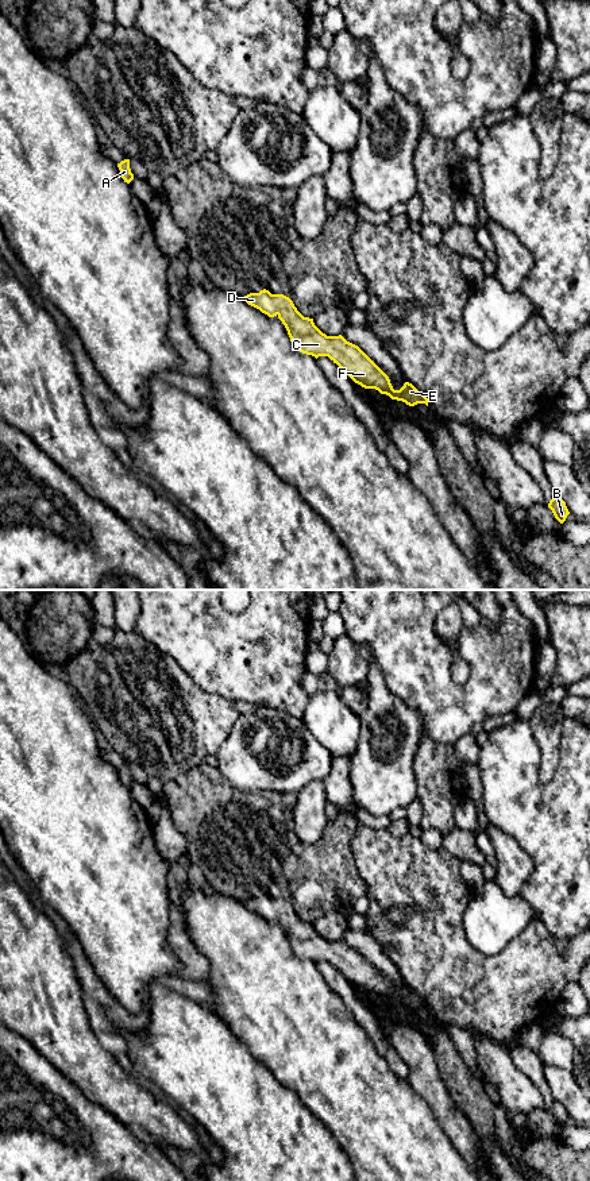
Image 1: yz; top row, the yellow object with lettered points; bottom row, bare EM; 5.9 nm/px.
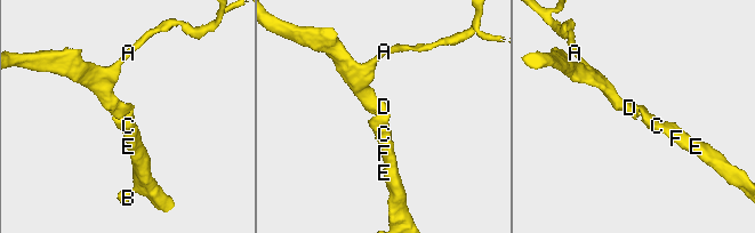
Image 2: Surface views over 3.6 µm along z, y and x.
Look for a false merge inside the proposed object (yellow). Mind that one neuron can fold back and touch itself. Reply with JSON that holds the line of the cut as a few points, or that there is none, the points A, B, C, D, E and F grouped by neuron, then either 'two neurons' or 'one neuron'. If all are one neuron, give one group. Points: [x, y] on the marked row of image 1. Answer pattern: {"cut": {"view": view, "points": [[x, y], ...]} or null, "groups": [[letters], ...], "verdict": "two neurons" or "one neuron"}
{"cut": null, "groups": [["A", "B", "C", "D", "E", "F"]], "verdict": "one neuron"}

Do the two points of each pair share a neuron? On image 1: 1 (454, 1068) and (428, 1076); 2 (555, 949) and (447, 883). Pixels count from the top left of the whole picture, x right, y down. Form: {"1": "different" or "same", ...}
{"1": "different", "2": "same"}

